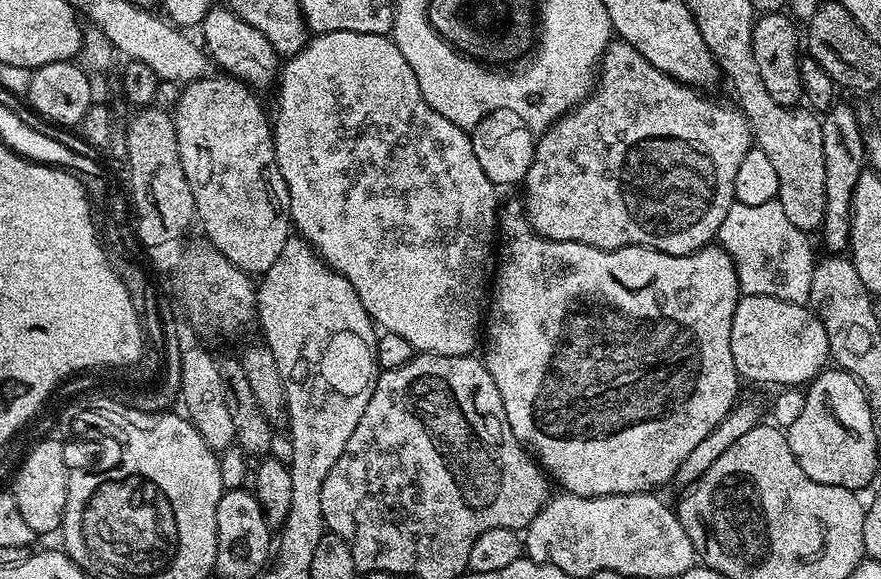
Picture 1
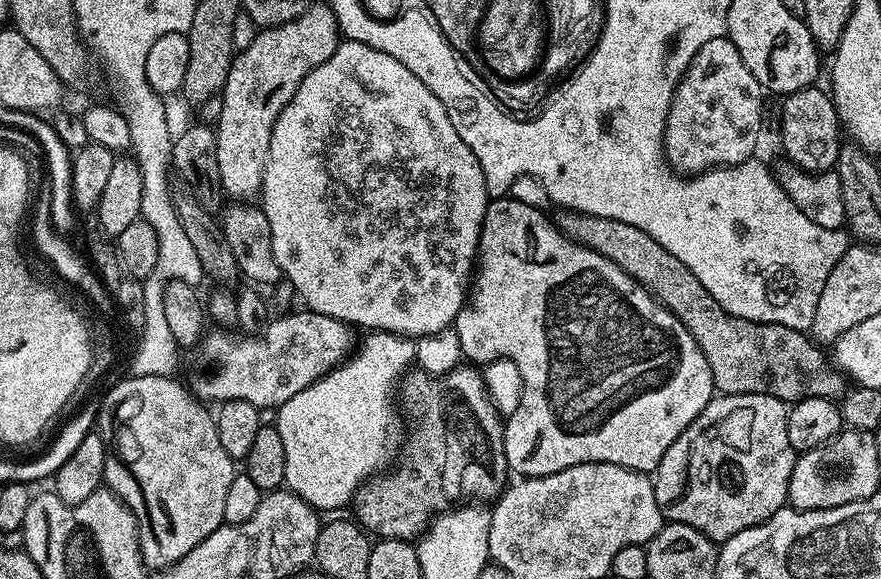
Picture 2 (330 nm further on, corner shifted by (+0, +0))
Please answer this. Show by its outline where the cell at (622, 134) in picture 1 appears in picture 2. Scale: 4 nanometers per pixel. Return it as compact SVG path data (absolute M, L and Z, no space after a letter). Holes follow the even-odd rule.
M727 35L714 38L694 54L688 64L680 85L670 106L670 114L664 123L664 151L669 164L681 174L699 174L710 168L723 168L734 164L743 164L753 159L756 143L760 140L760 123L764 120L765 89L760 87L758 78L750 74L746 62L742 62L742 54L729 40Z

